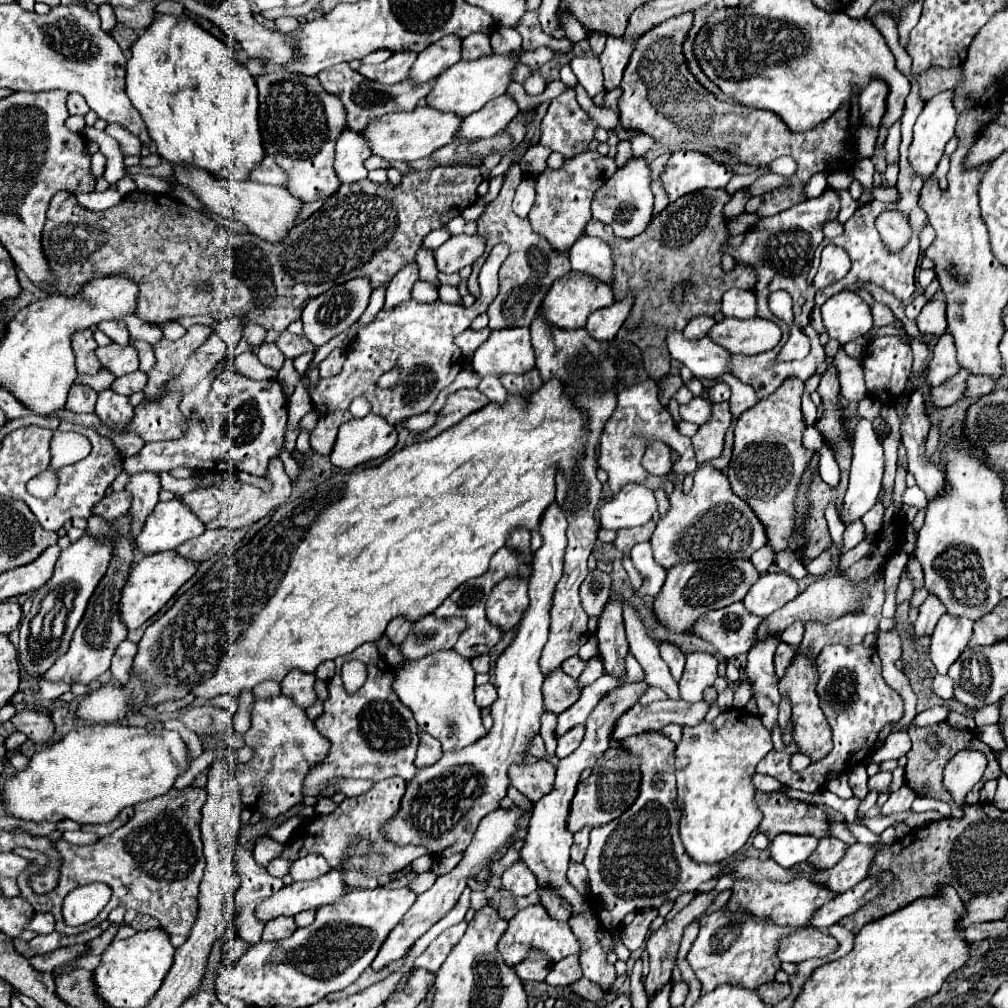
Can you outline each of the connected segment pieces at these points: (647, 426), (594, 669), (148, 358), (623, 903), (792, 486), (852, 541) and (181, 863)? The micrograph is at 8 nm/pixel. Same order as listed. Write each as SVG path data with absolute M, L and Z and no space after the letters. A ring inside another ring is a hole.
M644 380L618 394L618 408L612 414L612 418L606 422L602 438L600 438L598 466L608 472L608 486L610 486L612 496L616 496L622 490L622 486L626 486L628 482L648 480L648 472L642 466L642 456L650 440L664 442L678 454L678 460L674 460L672 464L670 476L682 476L682 474L696 472L698 464L694 458L691 439L680 434L680 430L676 428L672 420L672 414L660 404L656 384L652 380Z
M592 658L592 660L588 662L588 666L584 668L584 672L580 674L580 678L578 678L578 686L580 686L580 688L584 688L584 686L592 684L596 678L600 678L602 674L604 674L602 662L600 662L598 658Z
M130 338L130 344L136 346L136 350L138 350L138 354L140 354L140 370L142 370L142 372L152 370L152 368L156 366L156 356L154 356L152 346L150 346L150 344L144 344L144 342L140 342L140 340L132 340L132 338Z
M660 730L634 734L624 740L618 740L616 744L640 758L642 780L636 802L616 820L590 832L590 846L584 858L584 866L588 868L590 876L590 894L594 898L590 900L590 904L596 916L600 918L600 924L608 930L618 928L628 912L640 912L644 908L660 908L664 902L676 902L678 896L682 896L684 892L696 892L702 882L710 880L720 872L720 864L692 864L692 860L688 860L688 854L684 852L684 846L680 844L676 828L680 820L680 810L676 808L676 778L674 778L676 744Z
M788 378L770 396L762 398L756 406L748 408L734 428L734 454L728 466L728 478L736 496L752 506L768 532L768 544L774 552L788 546L788 536L794 526L794 494L800 476L812 458L812 452L802 446L802 412L800 398L804 382Z
M854 520L844 530L844 550L854 548L864 538L864 524L860 520Z
M188 786L184 790L172 790L164 796L158 796L156 800L136 804L134 816L124 828L118 828L106 838L100 838L98 842L90 846L74 846L66 840L56 840L54 848L60 854L60 880L58 886L52 892L38 894L29 885L32 874L42 871L50 862L48 856L44 856L38 850L30 848L16 848L14 854L34 862L32 868L24 870L18 876L22 898L26 898L36 912L52 912L56 918L56 930L62 934L78 934L82 930L88 930L92 926L98 926L104 922L116 906L132 908L142 914L154 916L164 930L170 934L184 934L188 936L192 926L198 918L198 894L200 894L200 880L204 874L204 852L202 852L202 838L200 838L200 808L206 802L206 790ZM92 882L104 882L112 888L112 898L106 904L106 908L88 924L70 928L64 922L62 916L62 902L70 894L70 890L92 884Z

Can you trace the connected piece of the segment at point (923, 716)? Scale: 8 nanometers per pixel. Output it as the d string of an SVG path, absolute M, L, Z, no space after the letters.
M934 706L915 716L910 724L918 727L932 726L946 719L950 710L947 706Z

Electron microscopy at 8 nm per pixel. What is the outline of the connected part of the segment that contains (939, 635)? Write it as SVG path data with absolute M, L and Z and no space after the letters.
M944 614L936 624L930 644L930 658L938 670L938 674L946 674L950 664L962 654L968 640L972 636L972 620L970 618L954 618Z

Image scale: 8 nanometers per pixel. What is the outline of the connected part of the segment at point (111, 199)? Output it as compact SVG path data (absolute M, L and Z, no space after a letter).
M108 188L104 192L80 192L76 194L76 200L88 208L88 210L106 210L106 208L112 208L114 204L118 204L122 200L120 192L114 190L114 188Z

